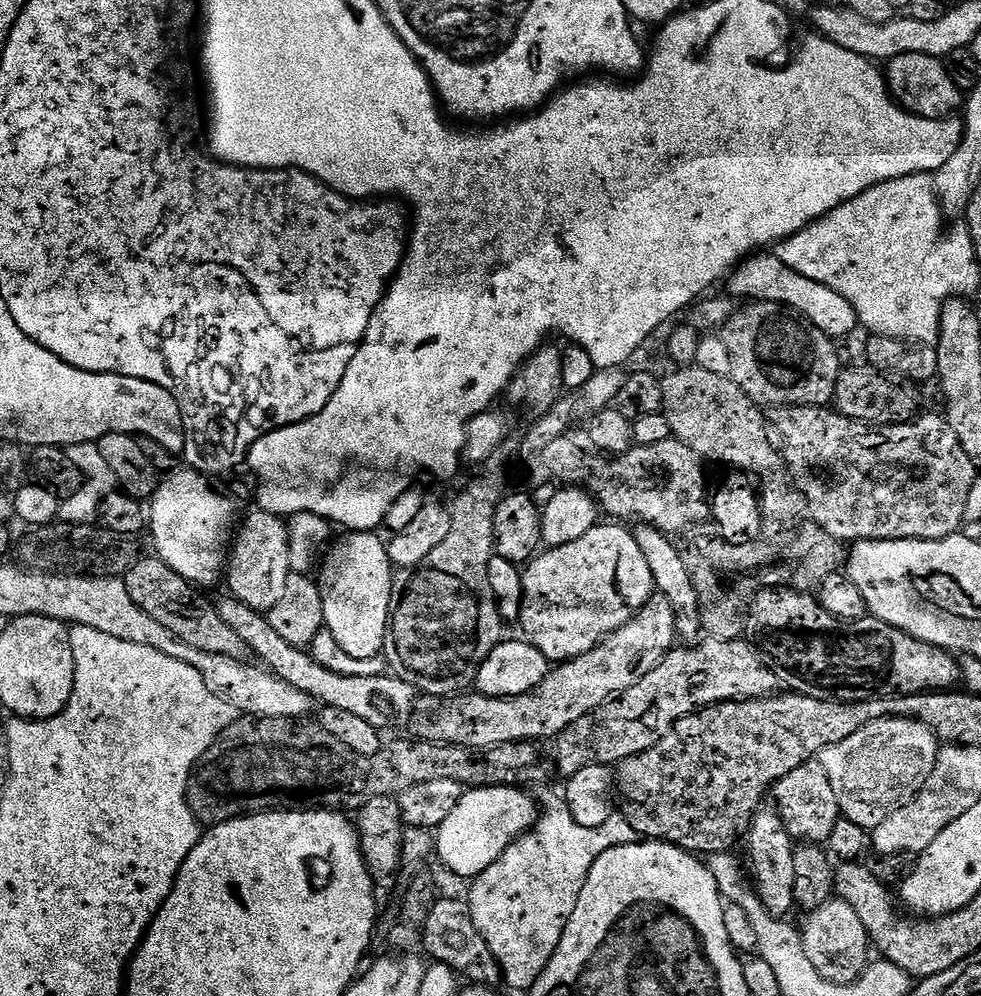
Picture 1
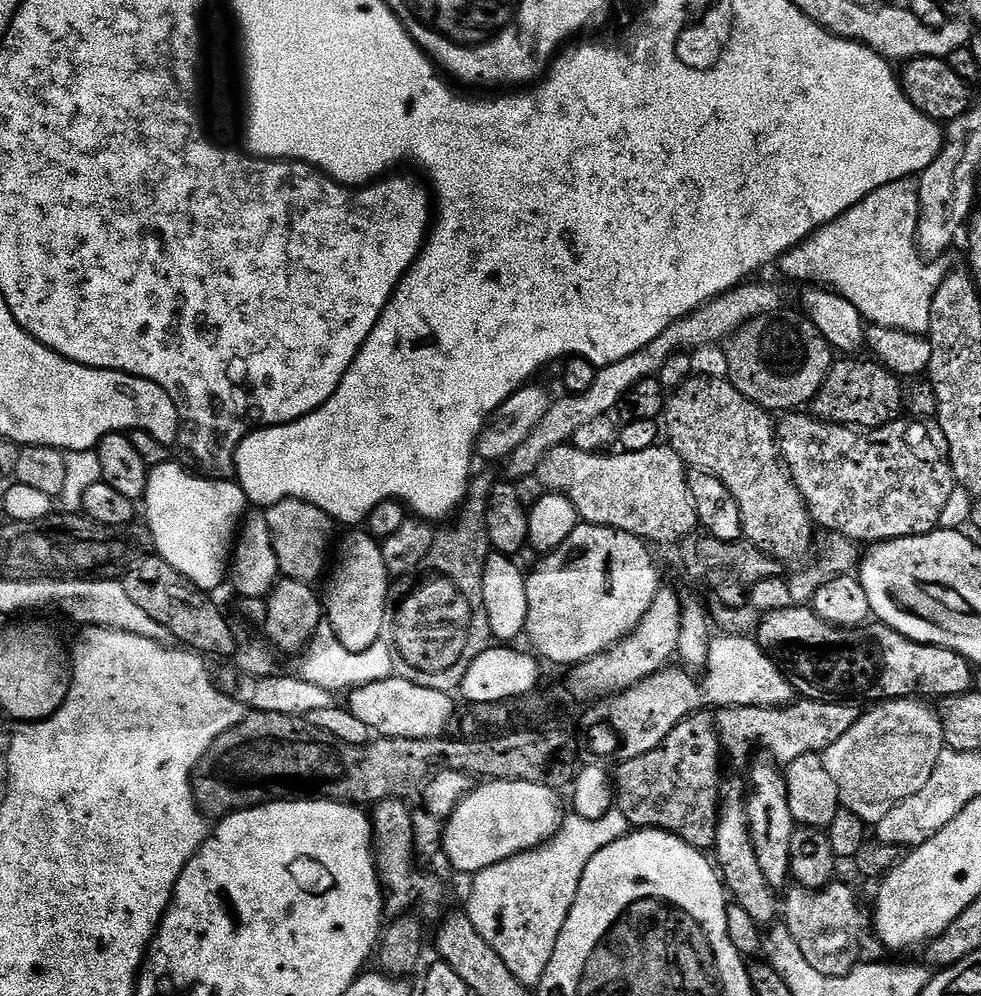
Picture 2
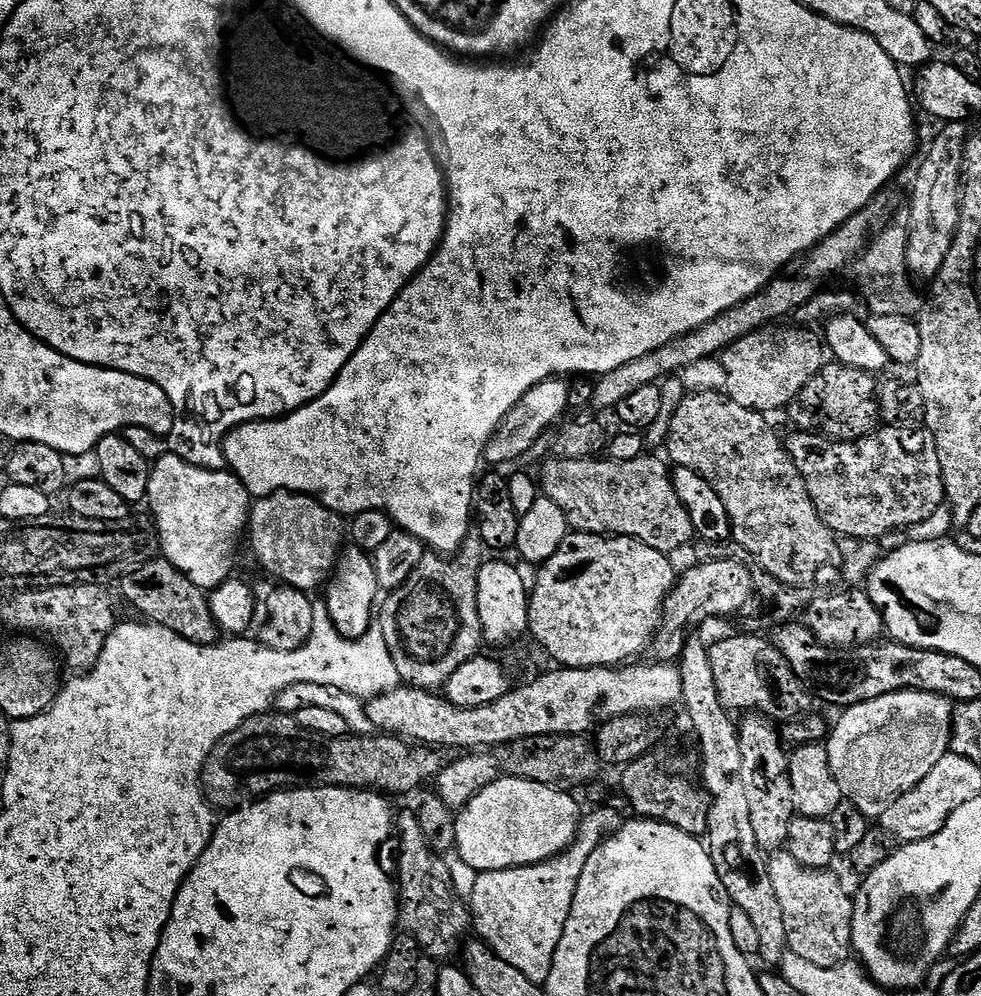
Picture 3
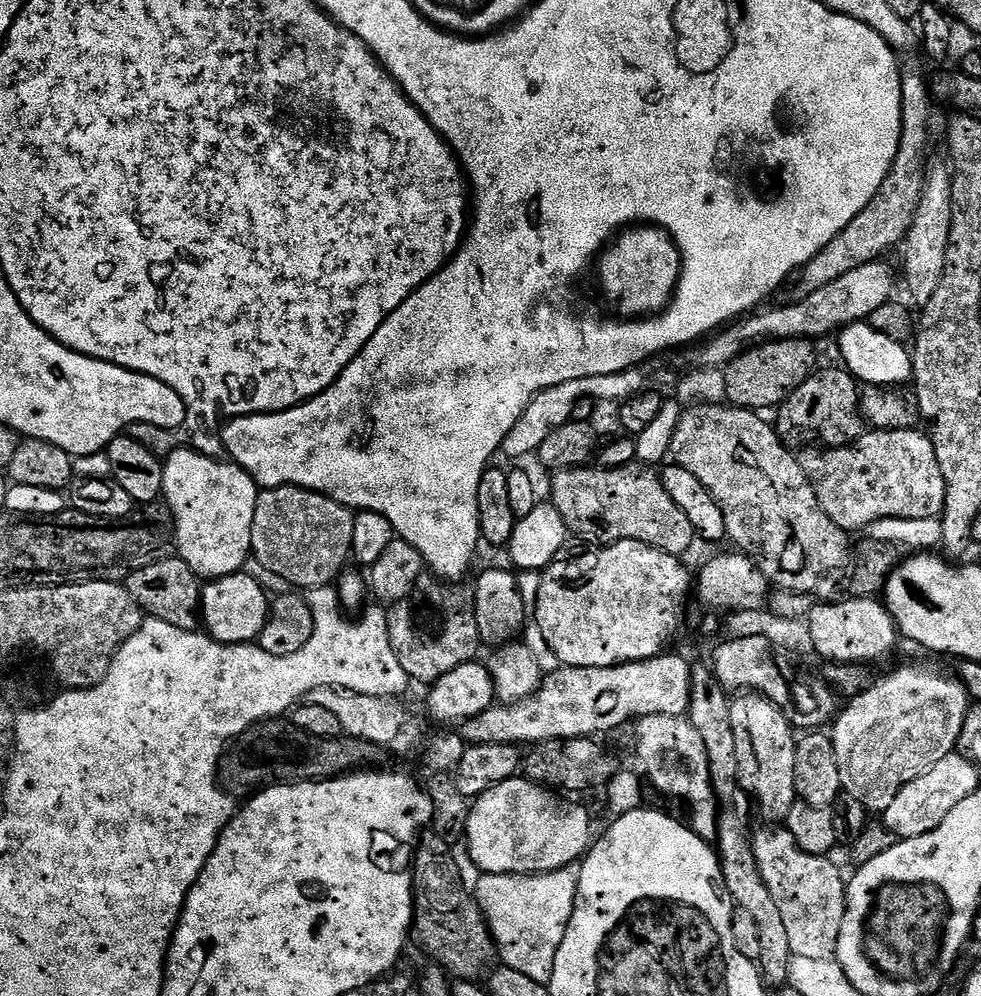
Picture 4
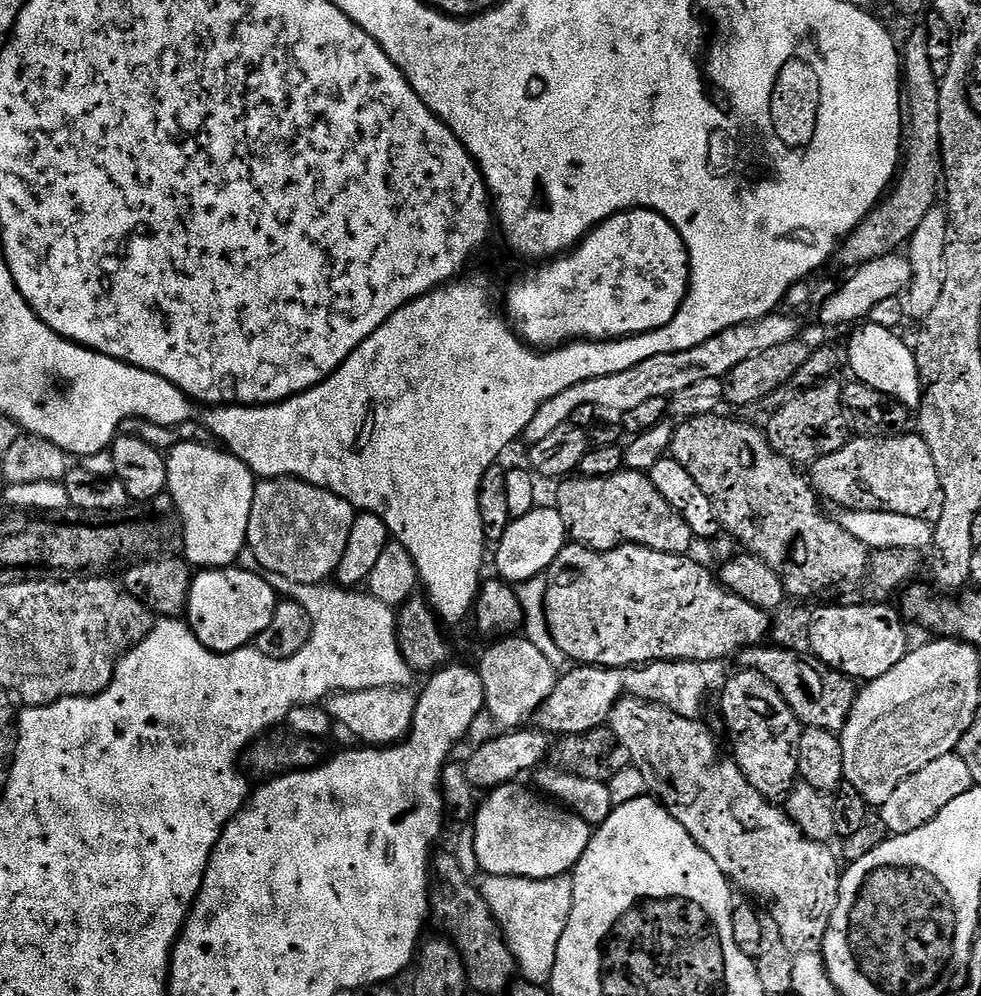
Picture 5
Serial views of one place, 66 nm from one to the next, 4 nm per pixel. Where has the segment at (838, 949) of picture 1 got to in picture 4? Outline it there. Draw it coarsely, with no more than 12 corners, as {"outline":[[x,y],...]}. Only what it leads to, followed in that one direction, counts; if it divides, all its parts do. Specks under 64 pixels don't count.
{"outline":[[787,827],[752,849],[792,955],[831,960],[846,876]]}

